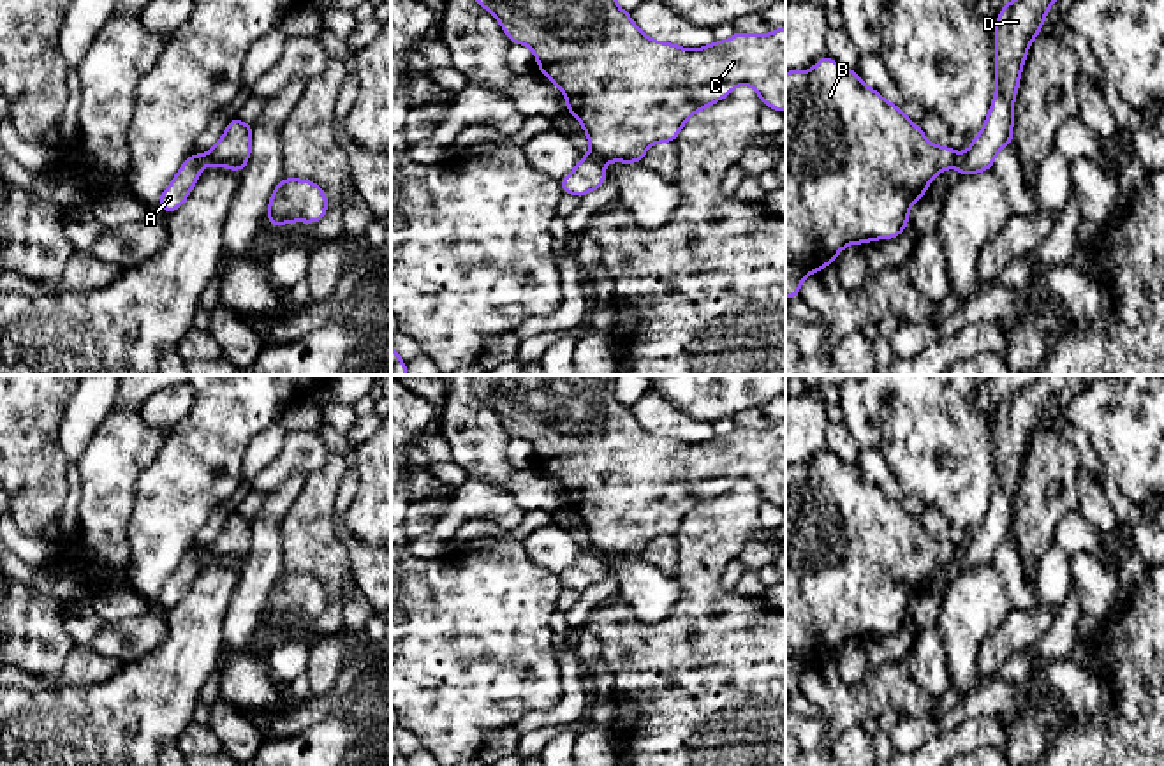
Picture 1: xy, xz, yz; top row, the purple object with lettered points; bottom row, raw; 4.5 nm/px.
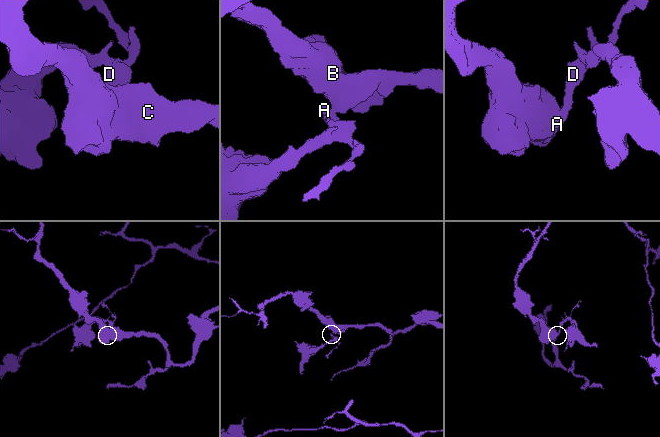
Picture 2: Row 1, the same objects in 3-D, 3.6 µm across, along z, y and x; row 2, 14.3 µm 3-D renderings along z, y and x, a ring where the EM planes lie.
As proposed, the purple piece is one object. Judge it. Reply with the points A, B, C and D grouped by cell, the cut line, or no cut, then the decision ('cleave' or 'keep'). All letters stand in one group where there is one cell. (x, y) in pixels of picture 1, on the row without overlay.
A D / B C; cut in xy along (198, 550), (203, 559); cleave

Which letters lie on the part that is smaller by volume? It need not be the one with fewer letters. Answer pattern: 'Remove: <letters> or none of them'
Remove: A, D

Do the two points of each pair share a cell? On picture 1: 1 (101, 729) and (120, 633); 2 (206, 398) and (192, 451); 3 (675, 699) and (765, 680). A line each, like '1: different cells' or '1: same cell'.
1: different cells
2: same cell
3: same cell

